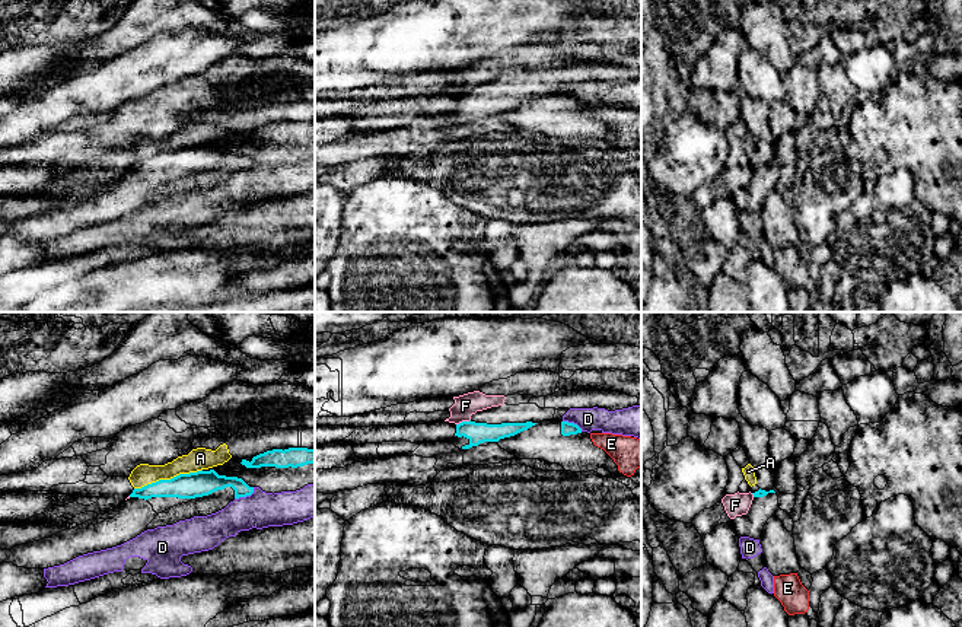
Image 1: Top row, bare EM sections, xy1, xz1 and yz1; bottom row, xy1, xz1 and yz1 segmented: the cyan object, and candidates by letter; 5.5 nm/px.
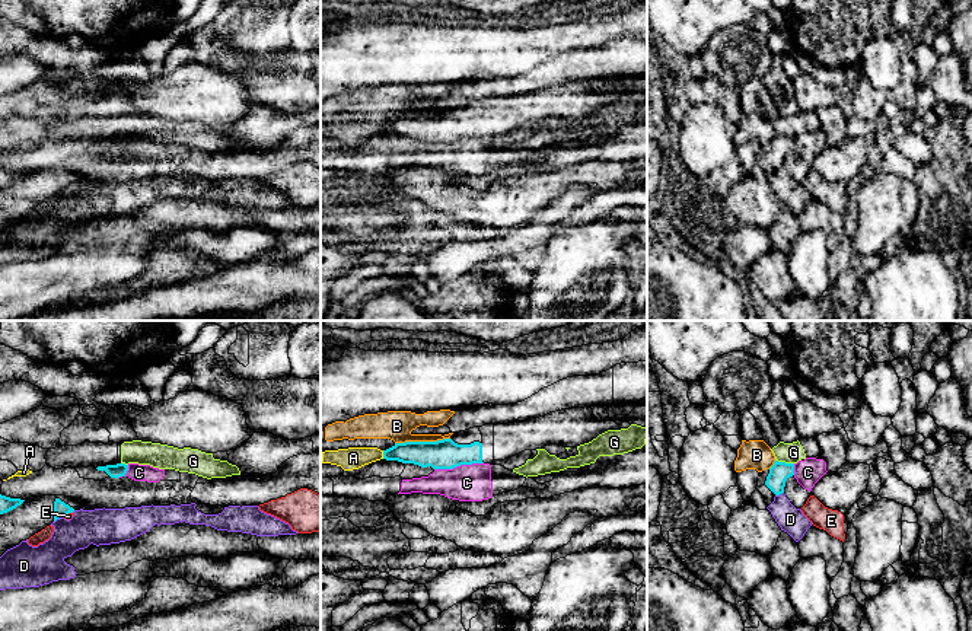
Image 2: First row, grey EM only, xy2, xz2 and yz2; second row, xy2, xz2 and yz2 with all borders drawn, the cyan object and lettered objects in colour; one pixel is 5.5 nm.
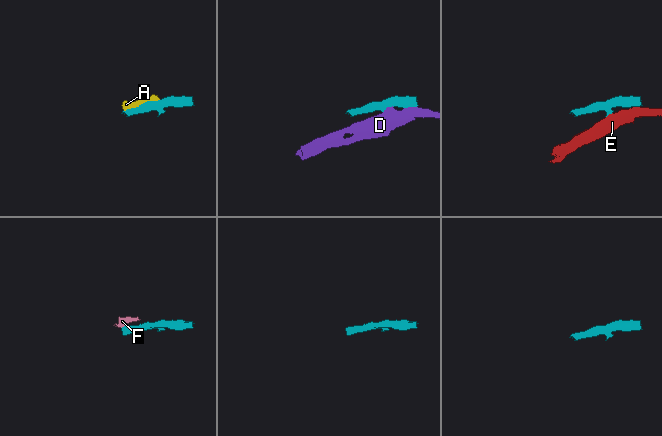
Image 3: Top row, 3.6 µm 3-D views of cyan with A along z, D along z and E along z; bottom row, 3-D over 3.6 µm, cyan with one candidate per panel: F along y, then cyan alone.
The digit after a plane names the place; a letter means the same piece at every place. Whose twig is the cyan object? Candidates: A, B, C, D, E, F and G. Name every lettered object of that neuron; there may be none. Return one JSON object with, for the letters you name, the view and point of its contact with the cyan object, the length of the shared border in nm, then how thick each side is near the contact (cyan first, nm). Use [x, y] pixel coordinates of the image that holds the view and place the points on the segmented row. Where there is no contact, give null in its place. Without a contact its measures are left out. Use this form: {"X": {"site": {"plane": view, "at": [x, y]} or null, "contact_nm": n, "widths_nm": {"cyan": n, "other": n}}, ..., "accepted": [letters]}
{"accepted": []}

